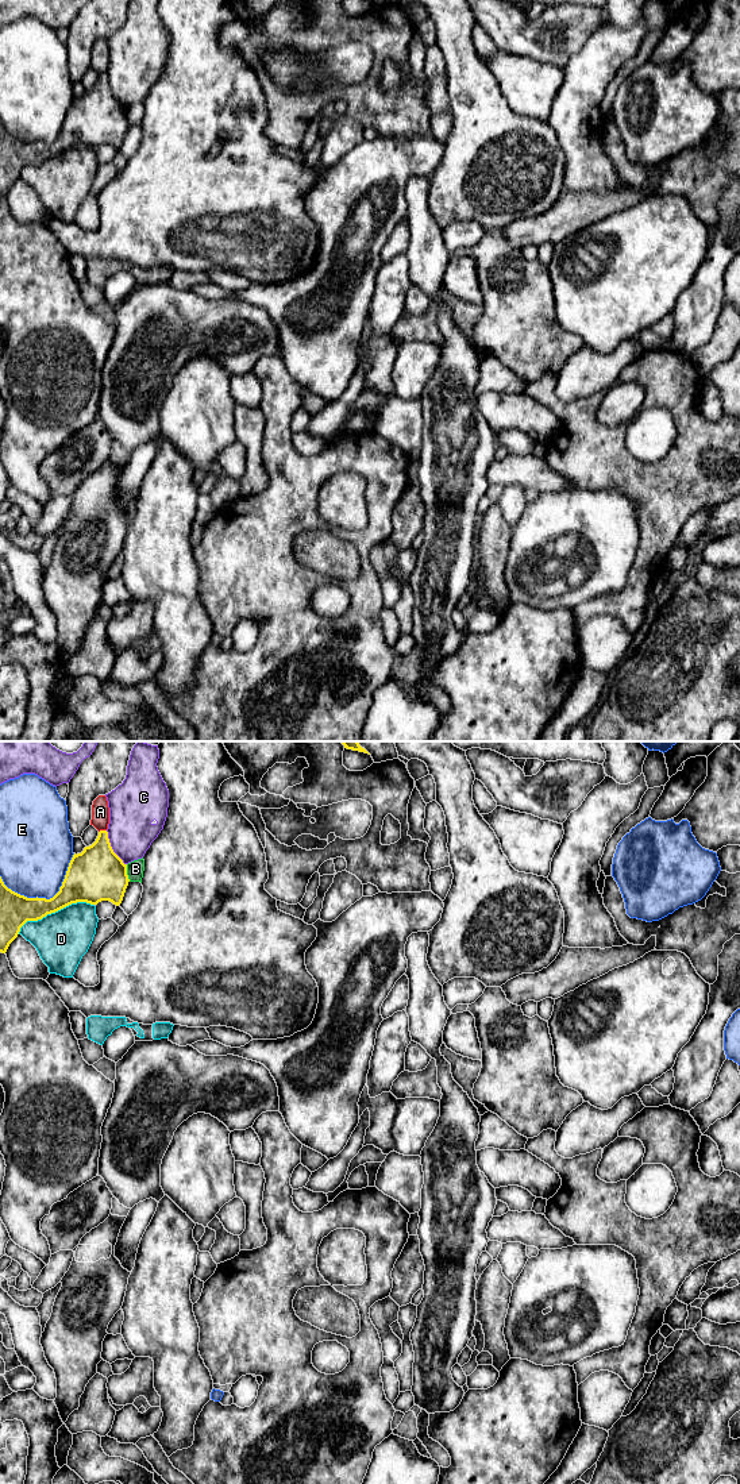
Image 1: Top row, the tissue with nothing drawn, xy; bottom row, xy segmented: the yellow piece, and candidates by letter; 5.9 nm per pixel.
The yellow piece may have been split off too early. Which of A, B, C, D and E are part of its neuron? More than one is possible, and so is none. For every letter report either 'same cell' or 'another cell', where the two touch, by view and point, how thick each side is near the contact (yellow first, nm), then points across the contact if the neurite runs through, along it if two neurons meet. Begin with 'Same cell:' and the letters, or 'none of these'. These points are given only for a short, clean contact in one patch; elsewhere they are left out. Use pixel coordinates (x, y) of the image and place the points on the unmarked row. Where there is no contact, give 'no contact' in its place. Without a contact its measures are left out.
Same cell: none of these
A: another cell; meets yellow in xy at (101, 74); 320 nm thick on the yellow side, 110 nm on the other
B: another cell; meets yellow in xy at (126, 116); 320 nm thick on the yellow side, 100 nm on the other; border along xy (126, 108), (130, 124)
C: another cell; meets yellow in xy at (111, 92); 320 nm thick on the yellow side, 280 nm on the other
D: another cell; meets yellow in xy at (54, 155); 240 nm thick on the yellow side, 320 nm on the other
E: another cell; meets yellow in xy at (45, 142); 220 nm thick on the yellow side, 420 nm on the other

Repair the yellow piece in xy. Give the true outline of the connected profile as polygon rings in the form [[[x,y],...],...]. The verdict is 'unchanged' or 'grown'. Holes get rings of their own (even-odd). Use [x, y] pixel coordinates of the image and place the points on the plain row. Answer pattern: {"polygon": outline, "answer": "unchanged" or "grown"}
{"polygon": [[[100,74],[92,89],[85,90],[81,97],[73,99],[59,135],[50,143],[20,139],[8,132],[0,120],[0,196],[7,196],[9,188],[18,181],[20,171],[27,165],[42,163],[72,147],[97,149],[101,144],[109,144],[119,150],[128,126],[127,108],[113,96],[107,74]]], "answer": "unchanged"}

